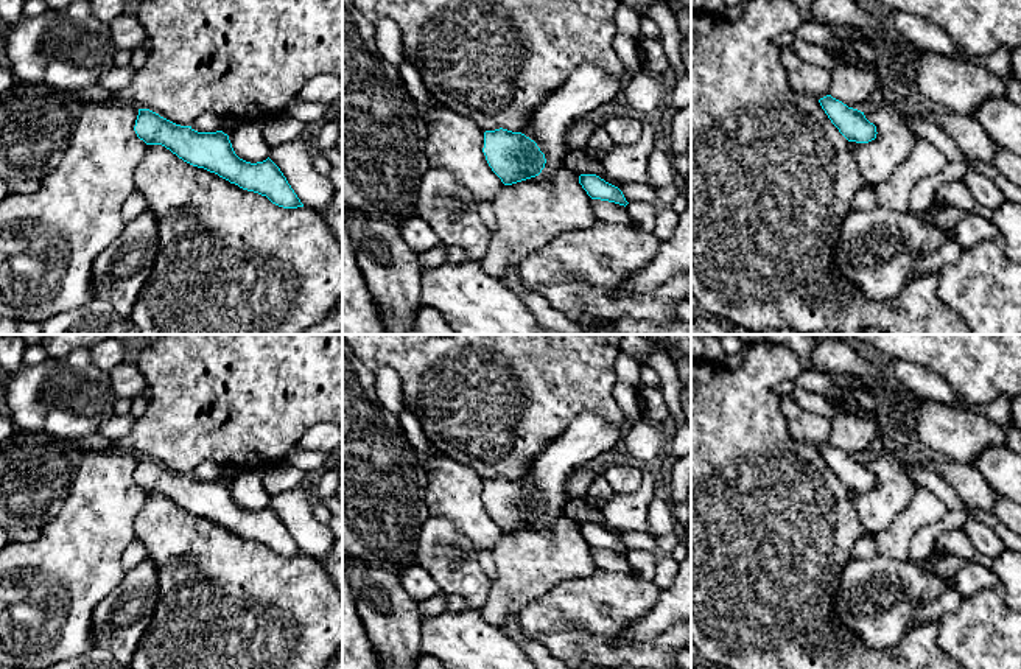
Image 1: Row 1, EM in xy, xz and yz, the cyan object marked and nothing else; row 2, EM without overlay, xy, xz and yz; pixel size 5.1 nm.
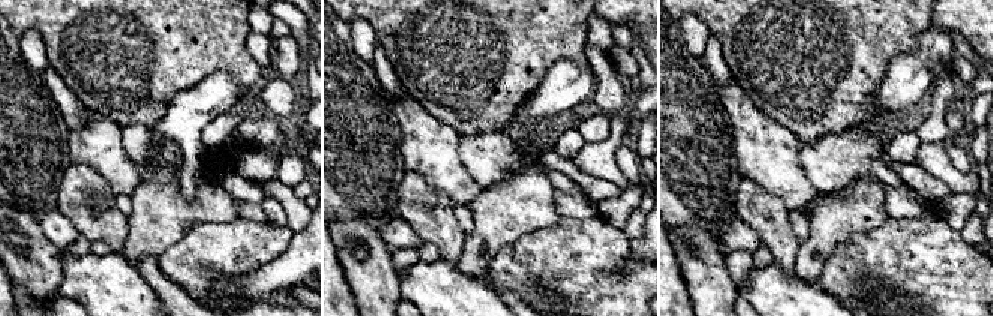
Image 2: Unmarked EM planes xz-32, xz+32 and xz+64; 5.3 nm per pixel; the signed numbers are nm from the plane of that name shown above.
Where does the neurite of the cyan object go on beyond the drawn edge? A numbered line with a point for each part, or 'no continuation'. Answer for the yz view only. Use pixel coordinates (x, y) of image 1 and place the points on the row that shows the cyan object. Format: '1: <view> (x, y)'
no continuation

